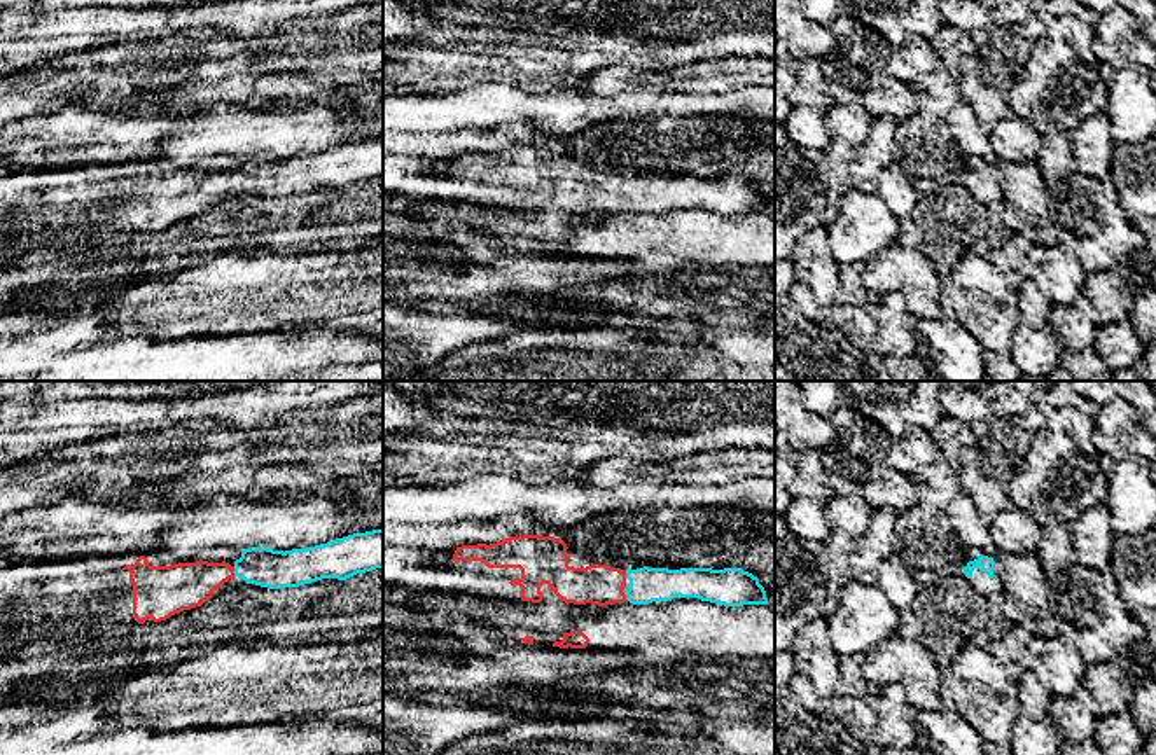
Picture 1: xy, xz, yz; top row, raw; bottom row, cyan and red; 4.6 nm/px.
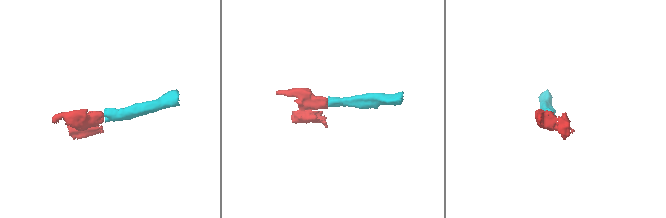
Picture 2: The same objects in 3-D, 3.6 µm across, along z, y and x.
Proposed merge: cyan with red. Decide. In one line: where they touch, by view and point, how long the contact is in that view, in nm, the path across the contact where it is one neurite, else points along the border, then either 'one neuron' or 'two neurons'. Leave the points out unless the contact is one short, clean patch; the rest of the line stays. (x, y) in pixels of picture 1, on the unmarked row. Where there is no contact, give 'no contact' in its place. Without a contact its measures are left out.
xy (235, 180) | 50 nm | across xy (263, 175), (247, 175), (235, 180), (219, 180), (184, 194) | one neuron

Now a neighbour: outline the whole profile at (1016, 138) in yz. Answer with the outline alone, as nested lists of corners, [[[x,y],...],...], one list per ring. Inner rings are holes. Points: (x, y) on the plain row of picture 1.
[[[1016,114],[1009,121],[993,124],[988,131],[995,154],[1007,163],[1034,163],[1042,147],[1042,135],[1030,121]]]

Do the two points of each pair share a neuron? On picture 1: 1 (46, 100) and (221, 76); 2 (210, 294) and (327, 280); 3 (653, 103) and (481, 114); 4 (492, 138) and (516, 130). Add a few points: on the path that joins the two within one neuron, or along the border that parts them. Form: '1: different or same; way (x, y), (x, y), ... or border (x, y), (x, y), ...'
1: same; way (90, 77), (177, 77)
2: same; way (240, 294), (298, 292)
3: same; way (611, 109), (523, 109)
4: same; way (497, 138), (511, 133)

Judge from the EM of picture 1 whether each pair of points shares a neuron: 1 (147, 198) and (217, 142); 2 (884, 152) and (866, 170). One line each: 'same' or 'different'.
1: different
2: same

